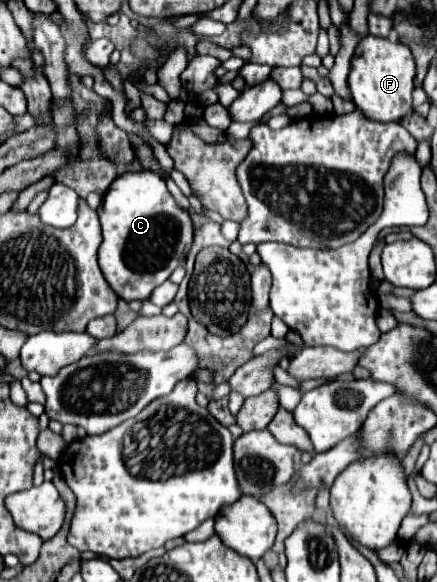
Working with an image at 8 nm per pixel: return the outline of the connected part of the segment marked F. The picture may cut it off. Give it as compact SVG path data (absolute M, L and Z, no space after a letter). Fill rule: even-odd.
M367 35L359 41L349 73L349 89L355 105L373 121L397 121L413 111L411 93L415 79L415 61L405 43L391 43L385 37Z

